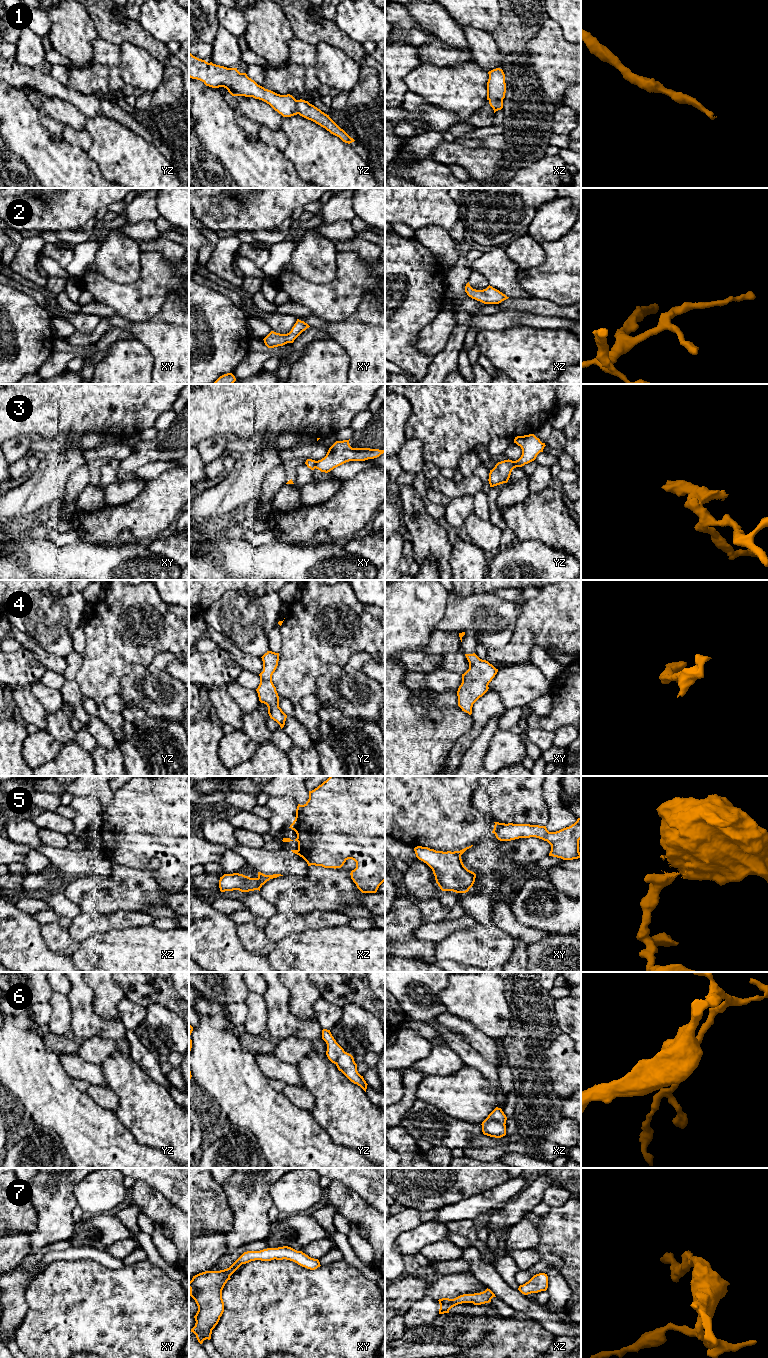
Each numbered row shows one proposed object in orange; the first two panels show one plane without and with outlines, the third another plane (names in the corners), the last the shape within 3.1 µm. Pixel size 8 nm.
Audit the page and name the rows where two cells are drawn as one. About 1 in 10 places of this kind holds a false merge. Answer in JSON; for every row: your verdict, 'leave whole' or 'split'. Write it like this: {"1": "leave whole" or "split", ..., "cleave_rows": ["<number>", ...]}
{"1": "leave whole", "2": "leave whole", "3": "split", "4": "leave whole", "5": "split", "6": "leave whole", "7": "leave whole", "cleave_rows": ["3", "5"]}

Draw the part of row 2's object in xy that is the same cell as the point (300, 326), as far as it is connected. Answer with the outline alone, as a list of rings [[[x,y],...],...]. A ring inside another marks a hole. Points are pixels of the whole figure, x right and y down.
[[[297,319],[296,323],[289,333],[280,334],[271,331],[263,340],[268,348],[283,346],[287,343],[293,343],[294,340],[309,327],[310,326],[307,323]]]

